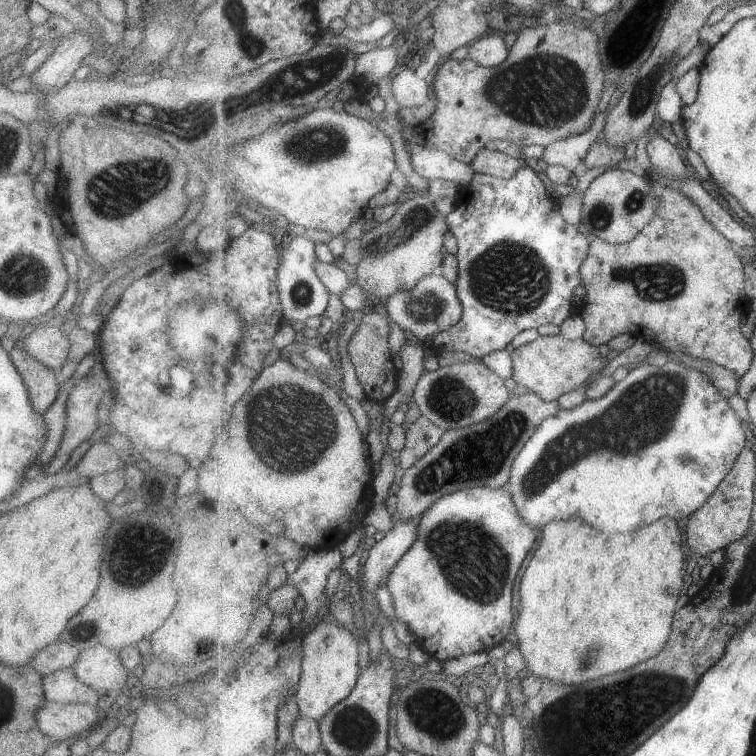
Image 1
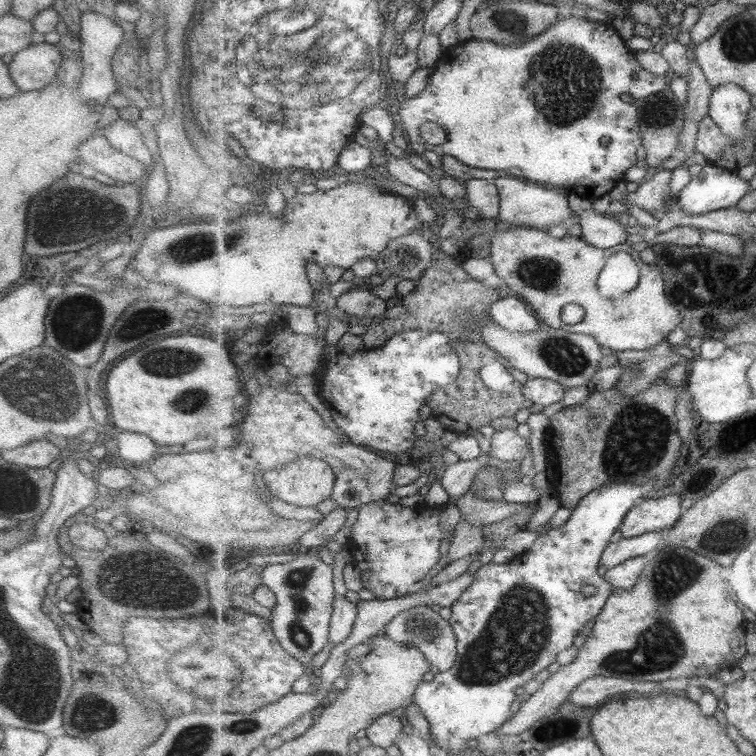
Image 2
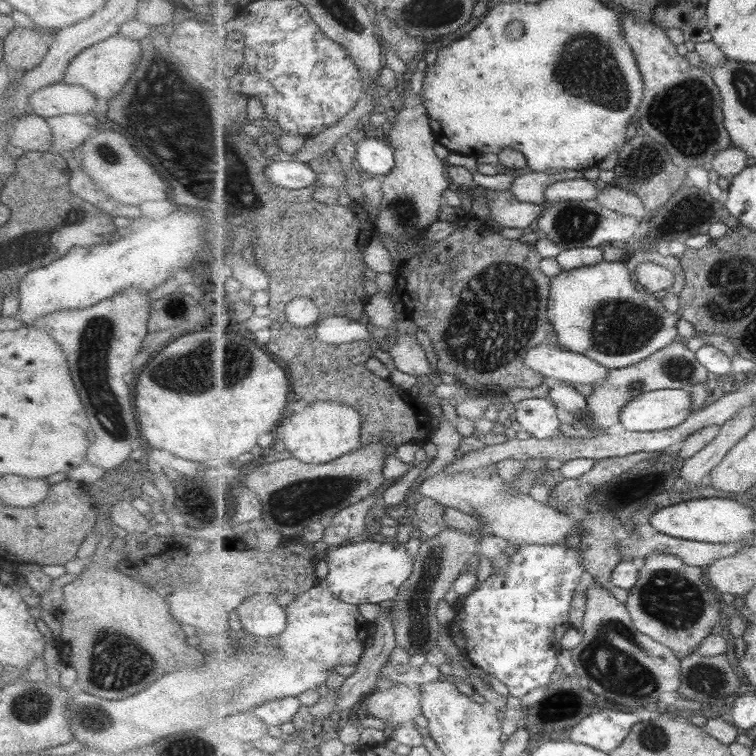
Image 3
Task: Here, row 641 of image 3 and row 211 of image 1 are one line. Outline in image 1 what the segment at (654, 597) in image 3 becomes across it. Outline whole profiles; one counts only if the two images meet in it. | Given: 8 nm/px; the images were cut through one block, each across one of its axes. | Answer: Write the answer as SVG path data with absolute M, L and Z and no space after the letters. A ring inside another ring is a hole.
M650 174L646 175L651 179L651 186L653 190L657 192L657 198L659 198L659 210L657 210L657 216L653 219L651 224L647 224L643 228L643 232L632 240L631 242L626 242L625 244L611 244L602 238L593 238L590 246L590 254L587 260L583 262L582 275L585 294L585 306L583 308L582 317L585 319L587 332L583 337L587 342L590 342L593 346L603 346L609 344L613 338L617 338L620 334L625 334L627 331L636 340L641 339L642 341L651 344L652 348L659 351L672 351L672 352L683 352L683 354L689 354L695 358L706 359L707 361L713 362L717 365L724 366L727 370L731 370L735 376L739 376L739 380L742 376L745 376L753 364L753 346L751 342L747 339L747 336L743 334L741 326L743 326L743 318L745 318L748 311L753 307L754 300L747 295L745 292L745 272L743 272L743 260L739 258L737 254L737 247L734 242L731 242L727 236L722 232L719 232L709 220L707 216L703 214L701 206L691 200L689 196L685 196L683 192L677 192L669 186L663 186L659 182L655 182Z

